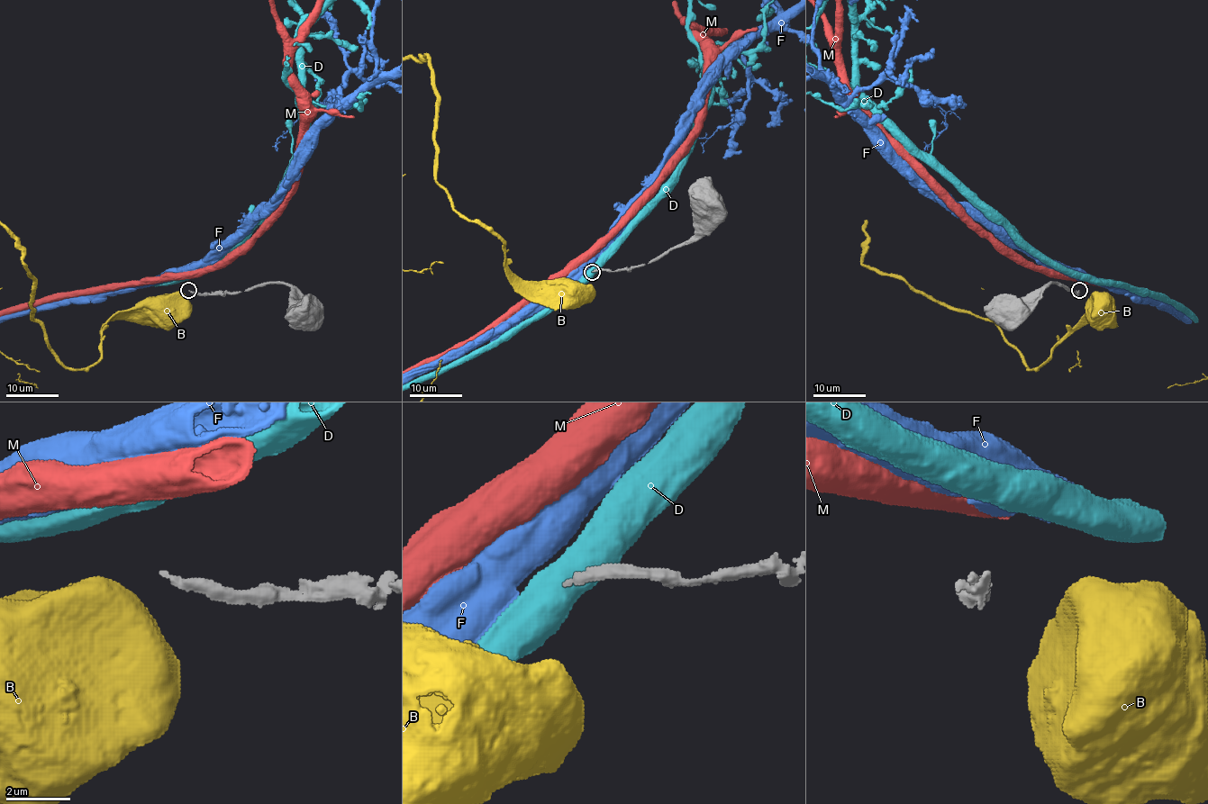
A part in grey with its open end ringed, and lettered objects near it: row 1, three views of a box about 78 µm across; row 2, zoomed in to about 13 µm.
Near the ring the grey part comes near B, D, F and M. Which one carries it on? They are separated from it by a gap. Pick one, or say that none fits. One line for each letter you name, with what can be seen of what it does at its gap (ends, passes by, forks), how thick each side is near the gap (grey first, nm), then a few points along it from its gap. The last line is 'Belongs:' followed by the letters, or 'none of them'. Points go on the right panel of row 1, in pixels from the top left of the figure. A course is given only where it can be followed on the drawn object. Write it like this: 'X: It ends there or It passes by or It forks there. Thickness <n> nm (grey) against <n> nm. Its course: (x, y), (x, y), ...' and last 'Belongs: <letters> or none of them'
Belongs: none of them

